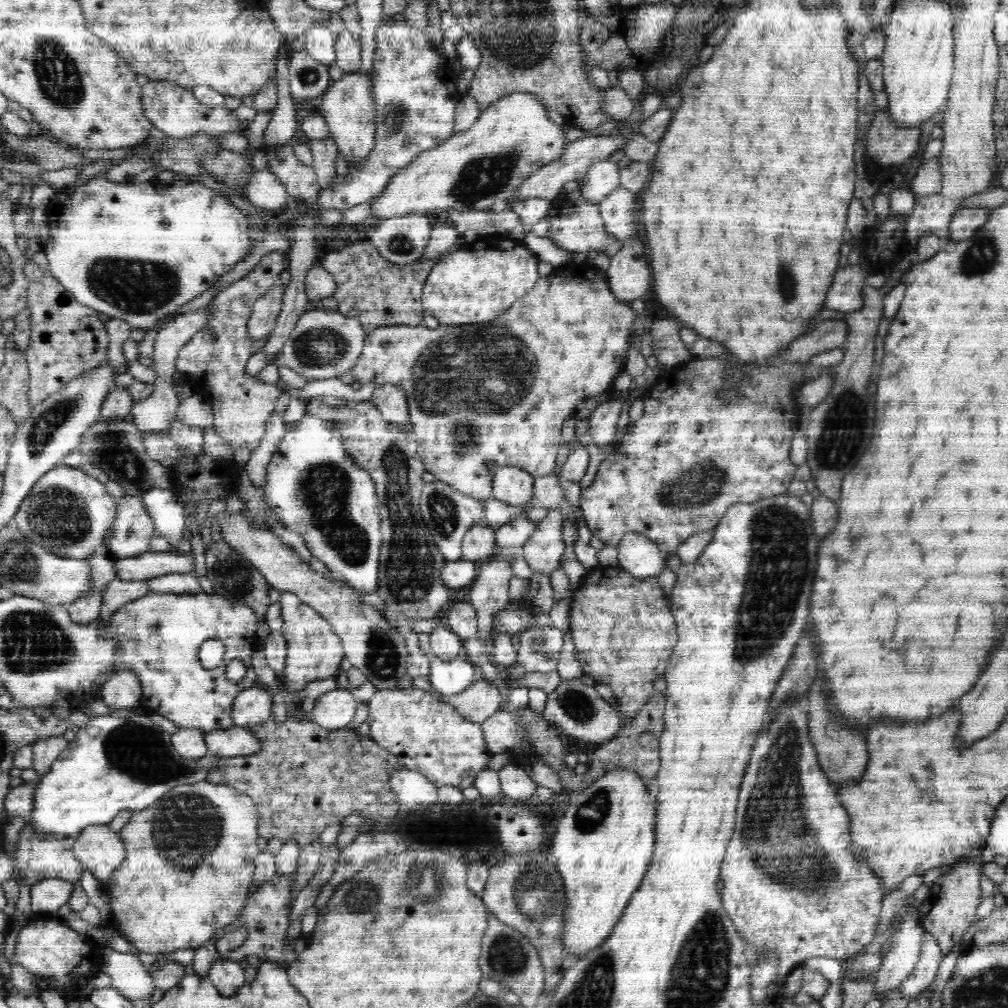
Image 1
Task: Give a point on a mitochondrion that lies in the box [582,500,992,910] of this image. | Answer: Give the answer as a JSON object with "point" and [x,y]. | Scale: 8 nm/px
{"point":[801,866]}

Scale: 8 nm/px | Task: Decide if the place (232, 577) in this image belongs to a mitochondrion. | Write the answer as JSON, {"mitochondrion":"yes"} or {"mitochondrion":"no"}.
{"mitochondrion":"yes"}

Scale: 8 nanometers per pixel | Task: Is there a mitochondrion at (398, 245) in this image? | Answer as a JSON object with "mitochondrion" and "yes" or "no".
{"mitochondrion":"yes"}

